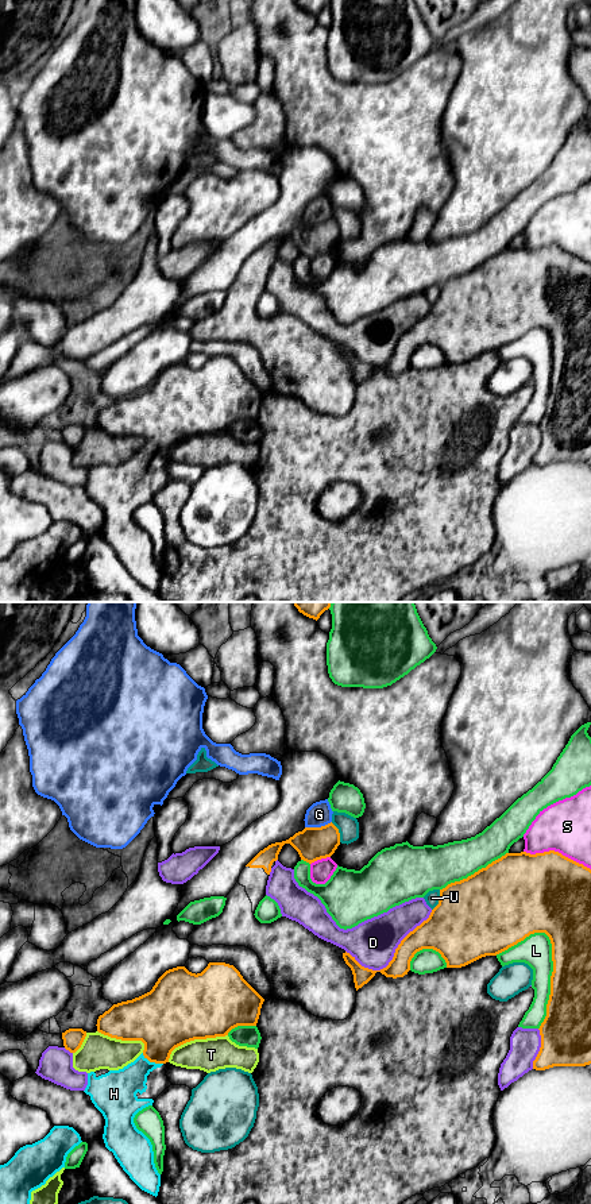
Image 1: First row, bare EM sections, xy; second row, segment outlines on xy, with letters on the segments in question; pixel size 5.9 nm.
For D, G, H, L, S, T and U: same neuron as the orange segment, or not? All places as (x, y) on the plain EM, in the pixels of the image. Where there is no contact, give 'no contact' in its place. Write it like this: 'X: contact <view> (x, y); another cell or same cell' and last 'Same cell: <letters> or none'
D: contact xy (393, 352); another cell
G: contact xy (317, 223); another cell
H: contact xy (153, 456); same cell
L: contact xy (551, 375); another cell
S: contact xy (557, 247); another cell
T: contact xy (194, 433); another cell
U: contact xy (439, 296); another cell
Same cell: H

